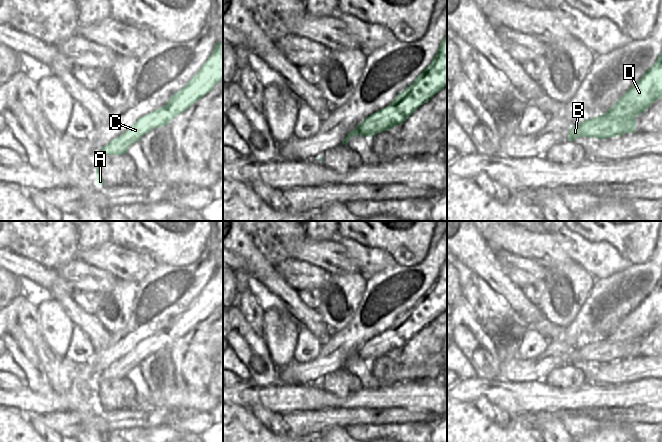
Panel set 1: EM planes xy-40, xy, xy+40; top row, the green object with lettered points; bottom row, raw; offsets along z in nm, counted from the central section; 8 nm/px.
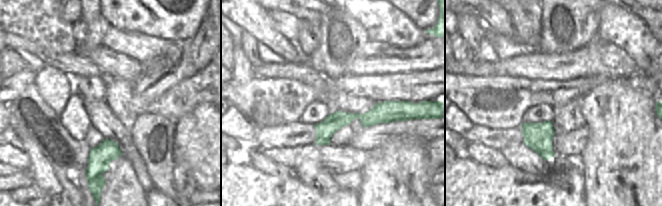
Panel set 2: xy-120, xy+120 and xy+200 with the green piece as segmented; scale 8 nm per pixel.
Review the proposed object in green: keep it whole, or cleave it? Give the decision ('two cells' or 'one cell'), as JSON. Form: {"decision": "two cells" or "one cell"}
{"decision": "two cells"}

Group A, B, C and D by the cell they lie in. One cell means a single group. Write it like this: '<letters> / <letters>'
A C D / B

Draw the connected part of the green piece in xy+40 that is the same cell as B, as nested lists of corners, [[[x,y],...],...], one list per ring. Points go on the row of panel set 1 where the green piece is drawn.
[[[619,114],[615,120],[603,119],[591,123],[590,119],[587,119],[577,123],[568,132],[568,141],[574,141],[579,137],[607,139],[609,137],[619,137],[625,133],[636,133],[636,117]]]

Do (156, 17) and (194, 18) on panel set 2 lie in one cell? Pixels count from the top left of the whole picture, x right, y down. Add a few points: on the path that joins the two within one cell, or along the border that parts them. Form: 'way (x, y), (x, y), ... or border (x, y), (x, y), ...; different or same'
way (165, 17), (185, 17); same

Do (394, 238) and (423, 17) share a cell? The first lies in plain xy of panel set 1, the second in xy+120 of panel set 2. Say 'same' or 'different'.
same

